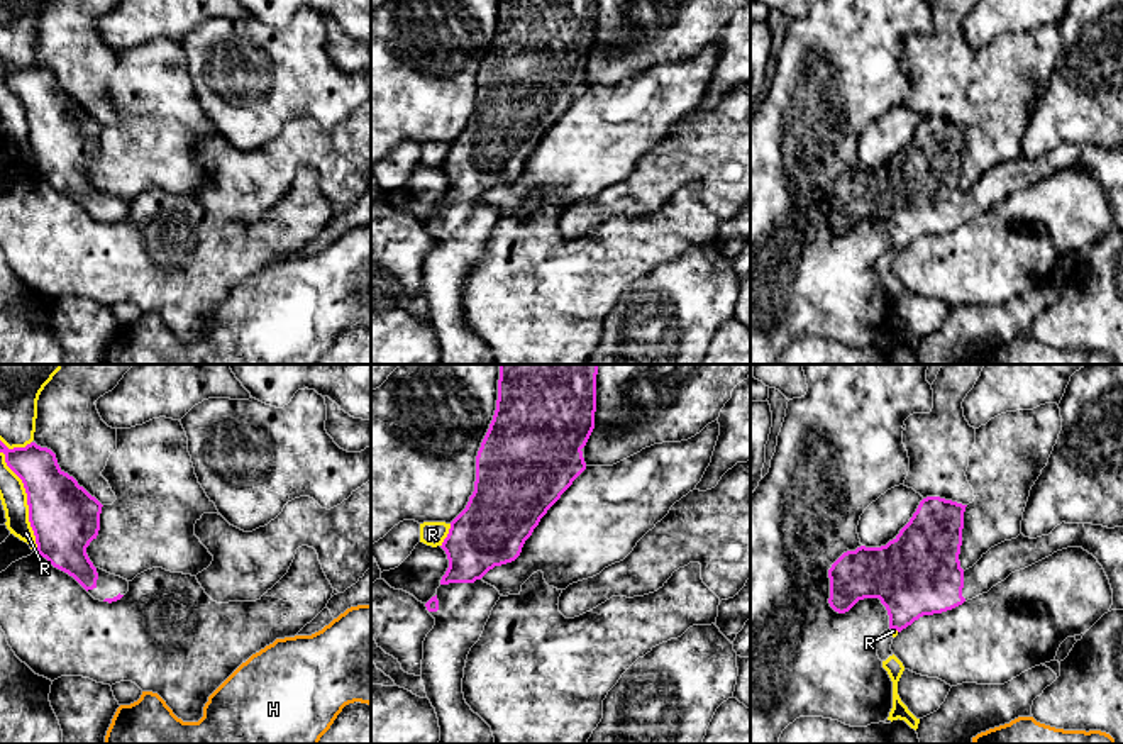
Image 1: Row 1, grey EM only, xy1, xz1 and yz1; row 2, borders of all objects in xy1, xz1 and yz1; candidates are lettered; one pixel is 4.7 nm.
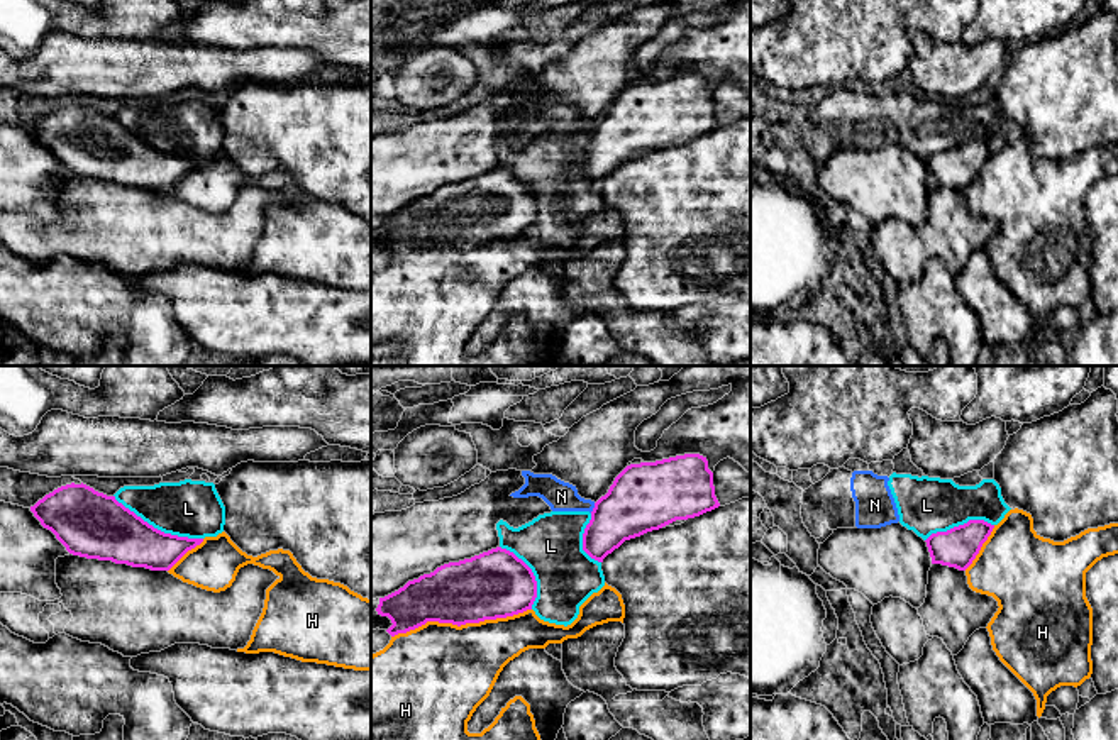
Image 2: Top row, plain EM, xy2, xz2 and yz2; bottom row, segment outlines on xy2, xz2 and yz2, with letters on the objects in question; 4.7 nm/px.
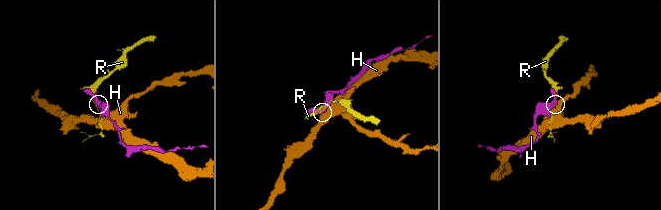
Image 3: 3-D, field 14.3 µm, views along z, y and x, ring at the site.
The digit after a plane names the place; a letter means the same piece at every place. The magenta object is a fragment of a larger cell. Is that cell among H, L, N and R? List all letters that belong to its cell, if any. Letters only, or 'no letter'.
no letter

